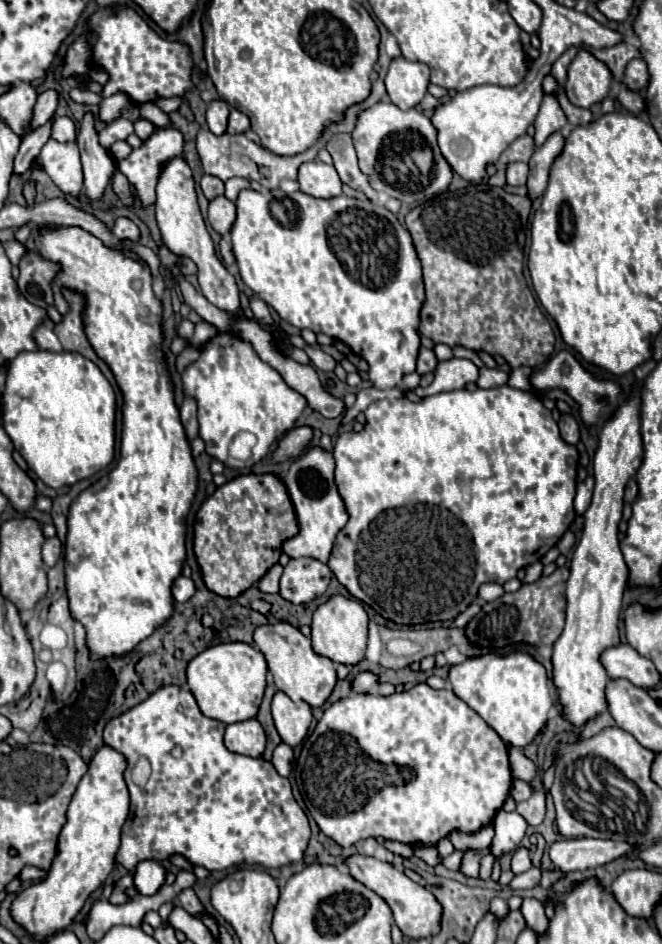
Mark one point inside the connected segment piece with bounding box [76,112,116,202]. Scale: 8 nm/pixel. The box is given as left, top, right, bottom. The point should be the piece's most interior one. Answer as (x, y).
(97, 165)

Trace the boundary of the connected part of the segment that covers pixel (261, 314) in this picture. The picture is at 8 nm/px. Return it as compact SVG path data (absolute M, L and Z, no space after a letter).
M252 296L252 298L250 298L250 308L252 308L254 316L256 316L256 318L260 318L262 322L266 322L266 324L274 322L274 320L272 320L272 316L270 316L270 310L268 310L266 302L262 302L262 298Z

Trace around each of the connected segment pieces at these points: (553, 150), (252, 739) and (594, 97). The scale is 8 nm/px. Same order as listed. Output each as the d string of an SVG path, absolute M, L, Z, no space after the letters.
M554 132L548 136L548 140L536 148L536 152L532 154L528 166L530 166L530 176L528 176L528 196L530 198L538 198L540 194L544 194L546 190L546 182L550 176L550 166L554 164L554 158L558 158L558 154L562 154L562 146L564 146L566 138L560 132Z
M254 718L230 724L230 726L226 726L224 744L234 754L258 758L258 756L262 756L262 752L266 748L264 728Z
M580 50L568 68L564 90L574 106L590 108L594 102L602 102L608 96L610 84L610 70L590 52Z

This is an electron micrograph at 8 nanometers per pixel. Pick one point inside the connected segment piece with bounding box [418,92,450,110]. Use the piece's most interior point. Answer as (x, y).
(429, 102)

